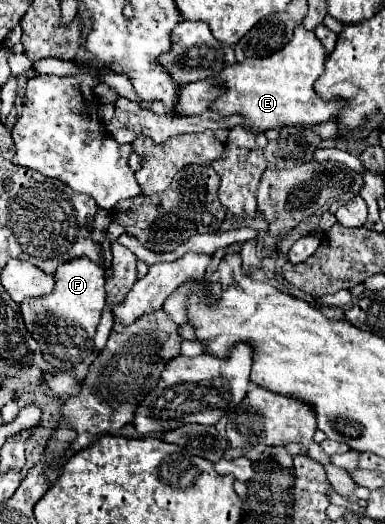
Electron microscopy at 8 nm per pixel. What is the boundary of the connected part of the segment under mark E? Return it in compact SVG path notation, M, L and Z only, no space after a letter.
M300 25L298 31L294 31L294 39L282 51L224 67L216 79L226 85L226 93L218 97L210 109L220 111L222 115L244 115L246 127L254 133L262 133L278 125L318 125L334 121L340 115L340 109L346 107L346 99L326 101L314 91L314 83L324 73L326 59L328 51L314 31L306 31Z

